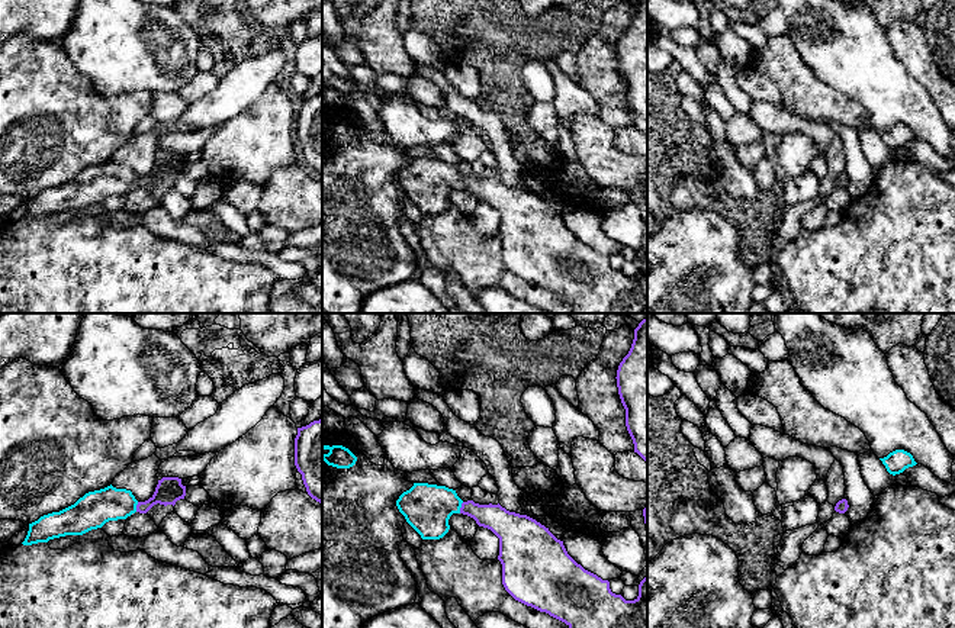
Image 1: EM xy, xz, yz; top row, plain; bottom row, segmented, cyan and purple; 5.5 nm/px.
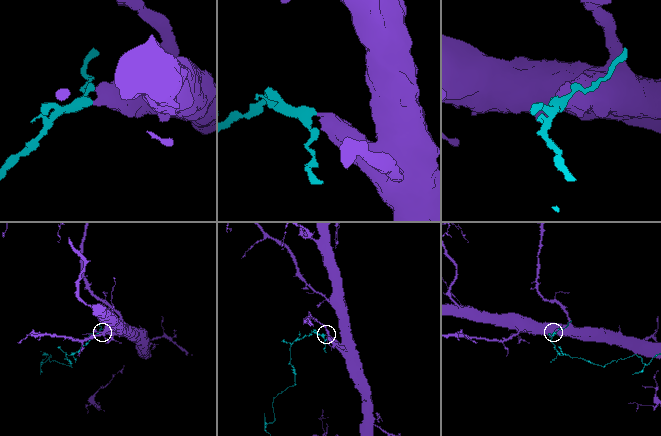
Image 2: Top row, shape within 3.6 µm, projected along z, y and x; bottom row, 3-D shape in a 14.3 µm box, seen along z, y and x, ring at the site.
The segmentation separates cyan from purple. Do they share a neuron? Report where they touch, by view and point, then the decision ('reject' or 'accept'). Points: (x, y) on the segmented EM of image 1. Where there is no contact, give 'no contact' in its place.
xz (460, 506) | accept

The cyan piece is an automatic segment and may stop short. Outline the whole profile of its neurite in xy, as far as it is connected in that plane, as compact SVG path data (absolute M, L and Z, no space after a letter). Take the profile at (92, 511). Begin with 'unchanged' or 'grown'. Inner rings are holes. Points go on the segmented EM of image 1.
grown | M163 477L158 480L154 495L138 502L131 490L116 489L112 484L86 493L74 505L29 524L29 531L22 542L32 545L48 542L65 535L83 535L91 529L102 528L109 521L126 519L135 512L147 513L154 505L176 505L184 499L186 486L179 477Z

